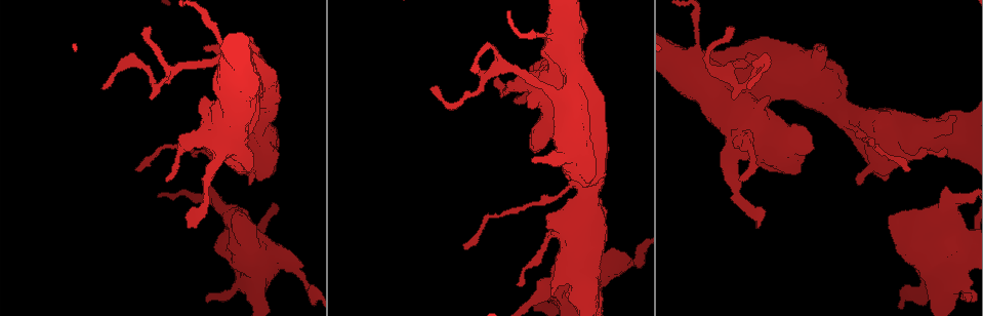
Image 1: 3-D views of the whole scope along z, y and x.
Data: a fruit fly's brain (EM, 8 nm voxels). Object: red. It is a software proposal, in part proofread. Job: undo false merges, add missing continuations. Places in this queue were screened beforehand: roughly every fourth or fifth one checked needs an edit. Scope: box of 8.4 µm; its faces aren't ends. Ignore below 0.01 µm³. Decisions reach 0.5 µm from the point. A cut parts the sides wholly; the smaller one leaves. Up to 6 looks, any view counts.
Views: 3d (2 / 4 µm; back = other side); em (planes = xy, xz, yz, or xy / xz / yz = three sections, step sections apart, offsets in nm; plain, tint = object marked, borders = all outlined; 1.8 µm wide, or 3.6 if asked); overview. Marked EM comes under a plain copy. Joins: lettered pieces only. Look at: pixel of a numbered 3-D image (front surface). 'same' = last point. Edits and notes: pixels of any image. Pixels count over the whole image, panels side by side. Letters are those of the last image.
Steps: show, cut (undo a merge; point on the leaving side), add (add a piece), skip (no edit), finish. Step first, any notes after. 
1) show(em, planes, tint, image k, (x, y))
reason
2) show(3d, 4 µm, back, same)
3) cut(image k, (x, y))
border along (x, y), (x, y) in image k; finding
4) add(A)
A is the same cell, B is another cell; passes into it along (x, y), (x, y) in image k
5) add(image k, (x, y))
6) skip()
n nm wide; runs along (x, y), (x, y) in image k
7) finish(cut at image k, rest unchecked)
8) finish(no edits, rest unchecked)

show(em, xy, step 16, tint, image 1, (533, 162))
thick end

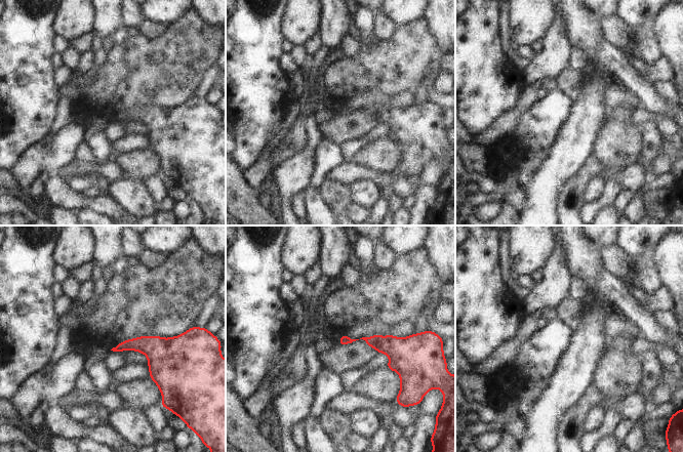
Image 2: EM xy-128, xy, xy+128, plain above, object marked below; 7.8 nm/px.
show(em, planes, borders, same)

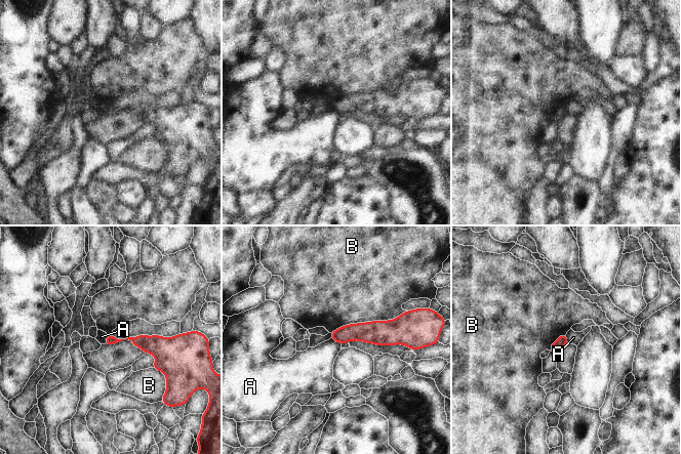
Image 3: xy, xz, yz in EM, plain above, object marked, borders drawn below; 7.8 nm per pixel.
skip()
A and B are other cells; none of them fits

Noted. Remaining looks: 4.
show(3d, 4 µm, back, image 1, (476, 70))

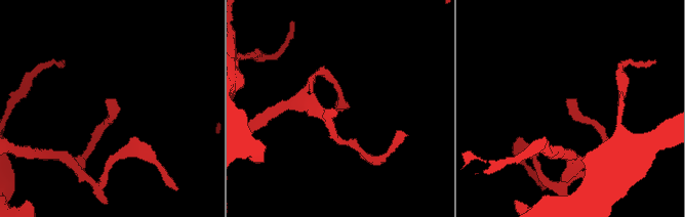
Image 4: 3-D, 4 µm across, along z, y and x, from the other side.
show(em, planes, tint, image 4, (567, 98))

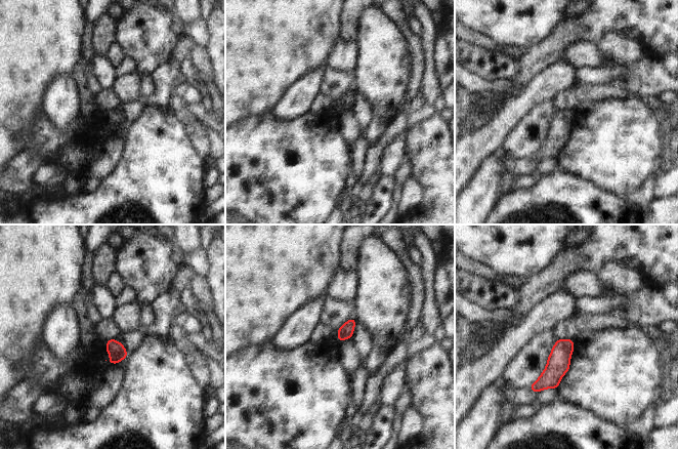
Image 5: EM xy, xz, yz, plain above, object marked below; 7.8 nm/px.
show(em, planes, borders, same)
see the neighbours

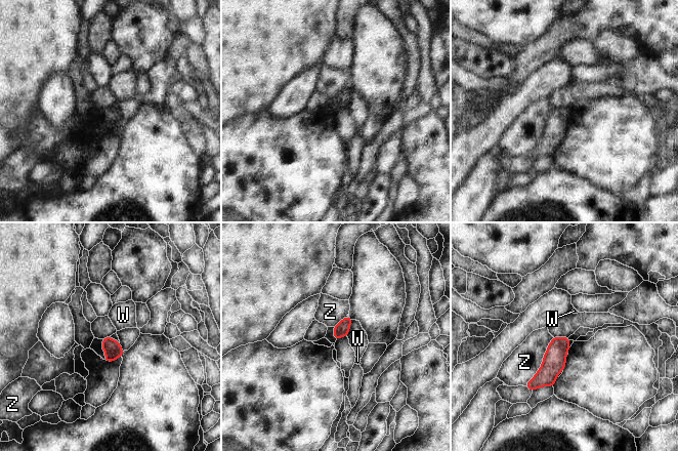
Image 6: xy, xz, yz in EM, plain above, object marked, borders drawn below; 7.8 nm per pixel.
skip()
W and Z are other cells; runs along (565, 339), (553, 364), (530, 385) in image 6; none of them fits

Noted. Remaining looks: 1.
show(em, planes, borders, image 1, (138, 170))
thin end

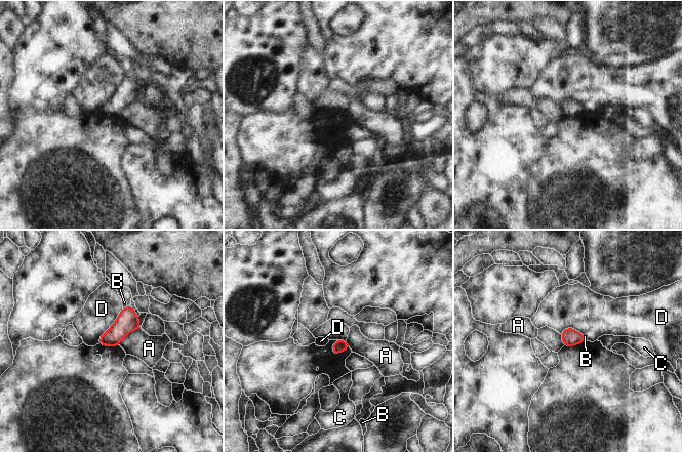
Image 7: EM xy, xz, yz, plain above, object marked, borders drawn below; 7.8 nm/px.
skip()
A, B, C and D are other cells; border along (141, 327), (130, 331), (118, 344) in image 7; no lettered piece goes on from it

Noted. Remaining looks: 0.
finish(no edits, rest unchecked)

